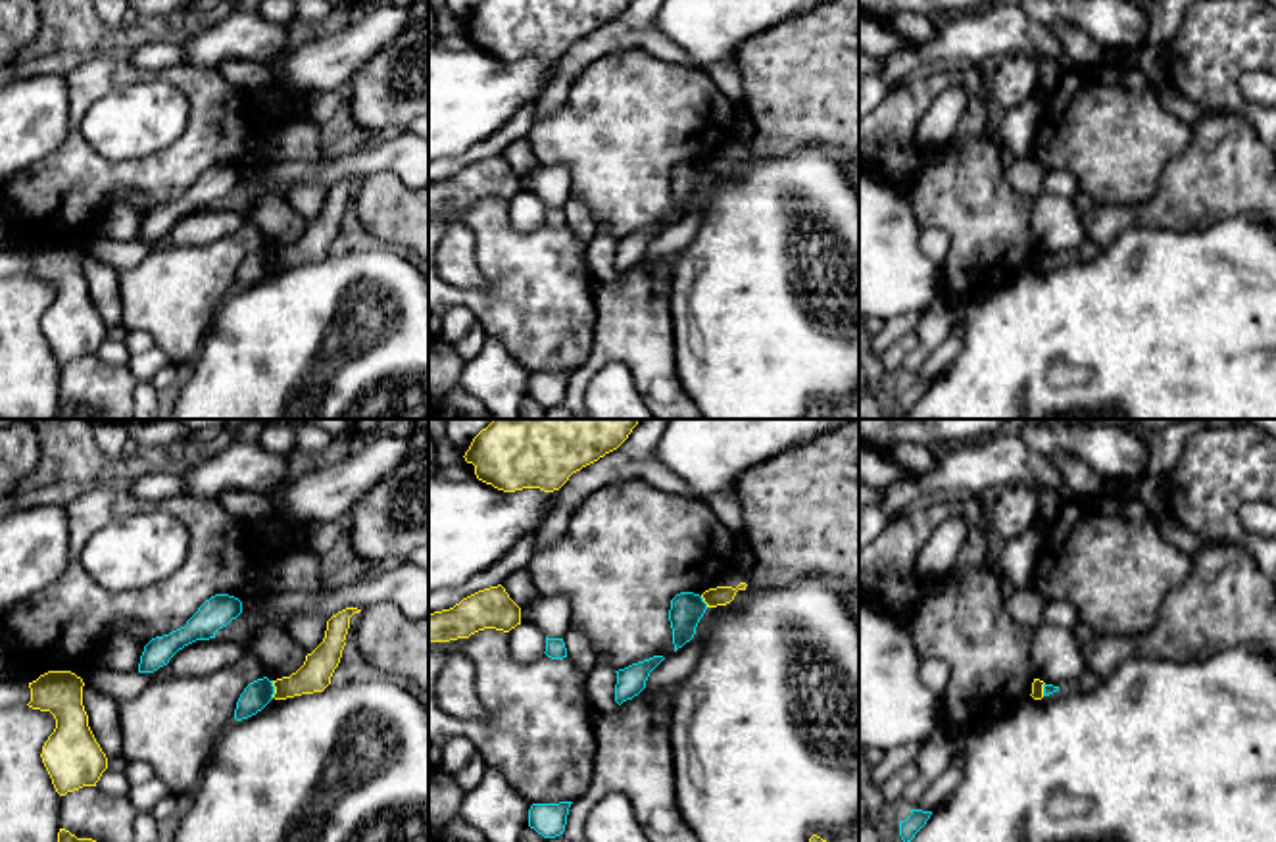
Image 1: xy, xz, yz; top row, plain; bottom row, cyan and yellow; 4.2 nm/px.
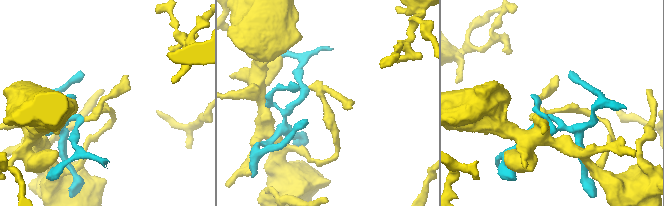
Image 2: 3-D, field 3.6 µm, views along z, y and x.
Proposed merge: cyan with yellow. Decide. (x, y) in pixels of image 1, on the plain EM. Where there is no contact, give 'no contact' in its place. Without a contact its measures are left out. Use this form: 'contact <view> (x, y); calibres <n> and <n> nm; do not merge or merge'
contact xy (273, 258); calibres 110 and 140 nm; do not merge

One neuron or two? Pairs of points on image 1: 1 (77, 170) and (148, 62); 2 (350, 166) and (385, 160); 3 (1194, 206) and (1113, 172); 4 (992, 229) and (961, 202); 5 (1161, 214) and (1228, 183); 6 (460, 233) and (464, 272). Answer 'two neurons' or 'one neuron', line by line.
1: two neurons
2: one neuron
3: two neurons
4: one neuron
5: one neuron
6: one neuron

